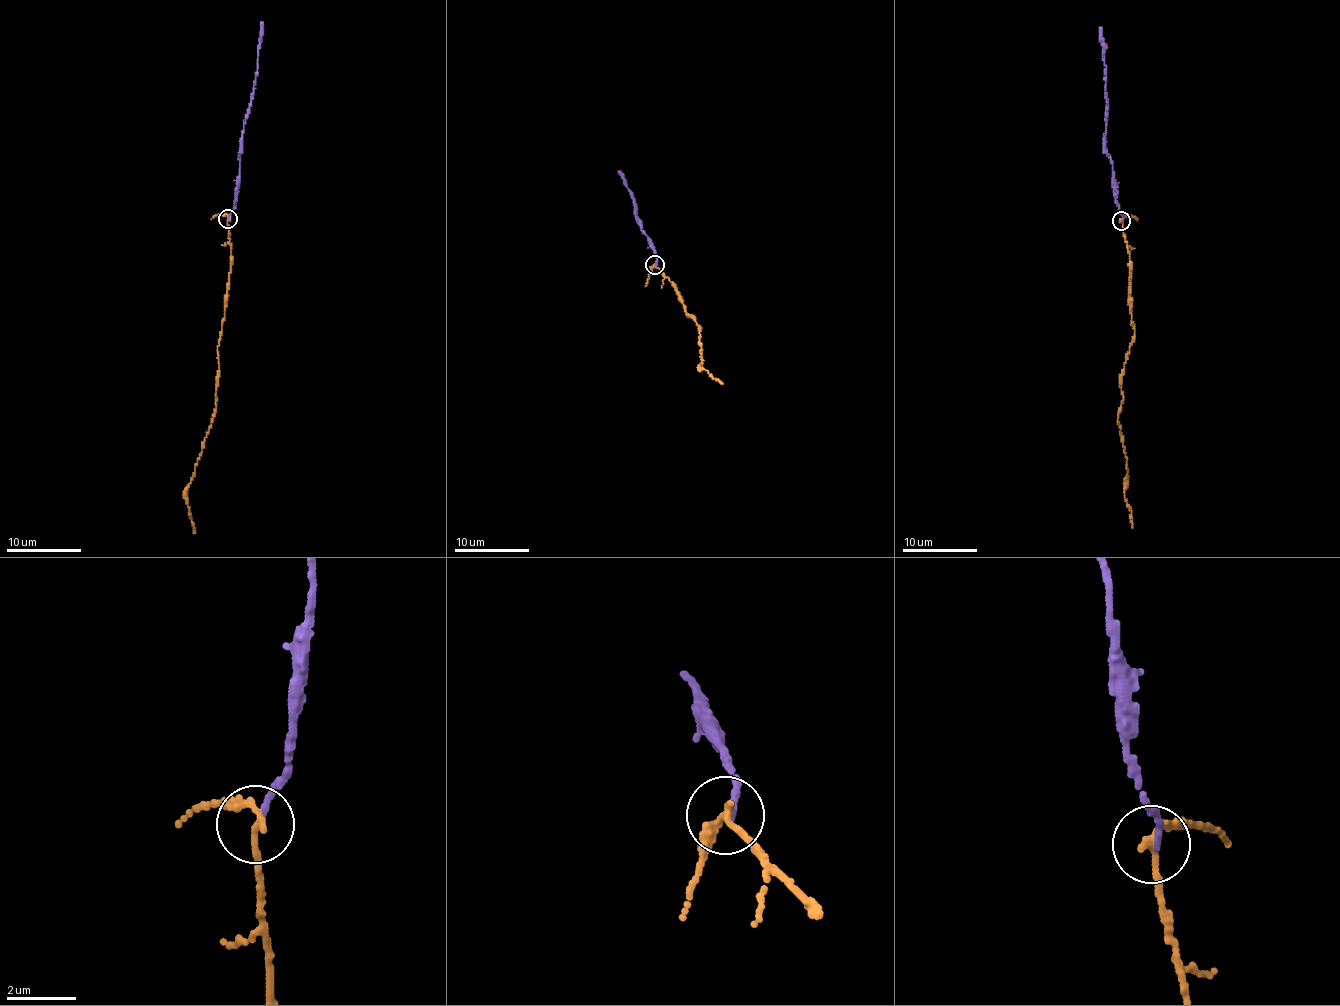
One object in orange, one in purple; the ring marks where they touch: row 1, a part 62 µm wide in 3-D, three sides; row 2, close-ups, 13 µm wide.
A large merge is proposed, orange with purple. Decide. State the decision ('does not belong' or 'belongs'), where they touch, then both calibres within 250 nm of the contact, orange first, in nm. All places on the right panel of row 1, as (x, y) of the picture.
belongs | (1121, 220) | 190/180 nm

